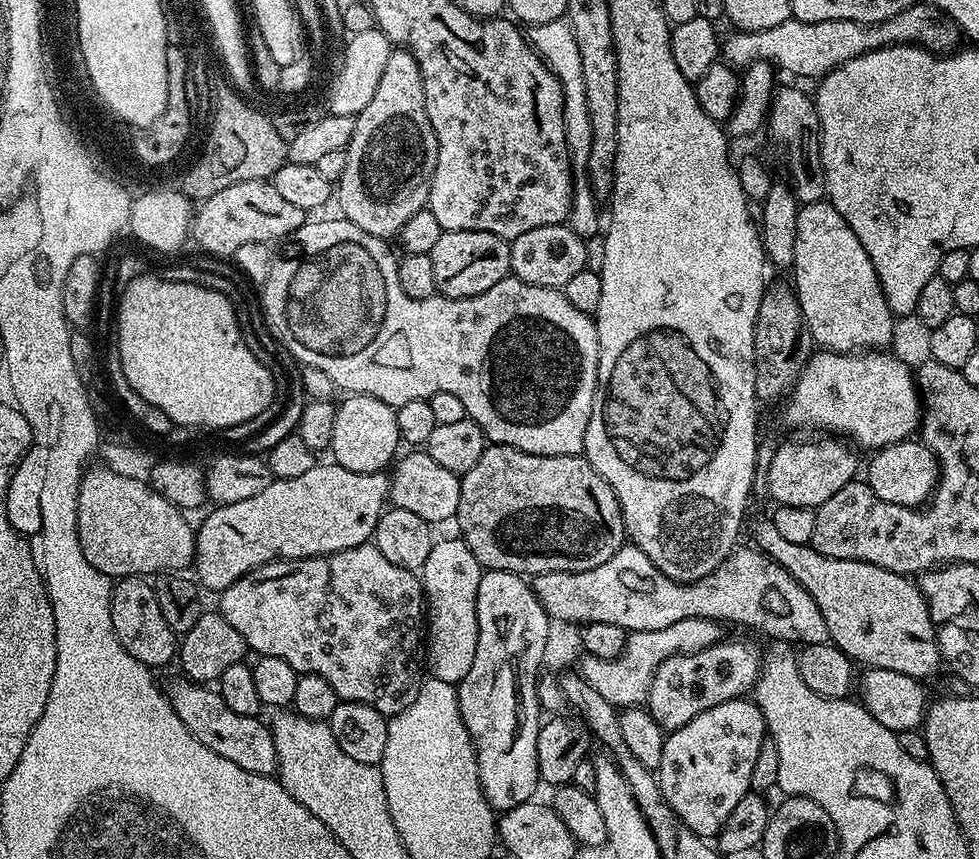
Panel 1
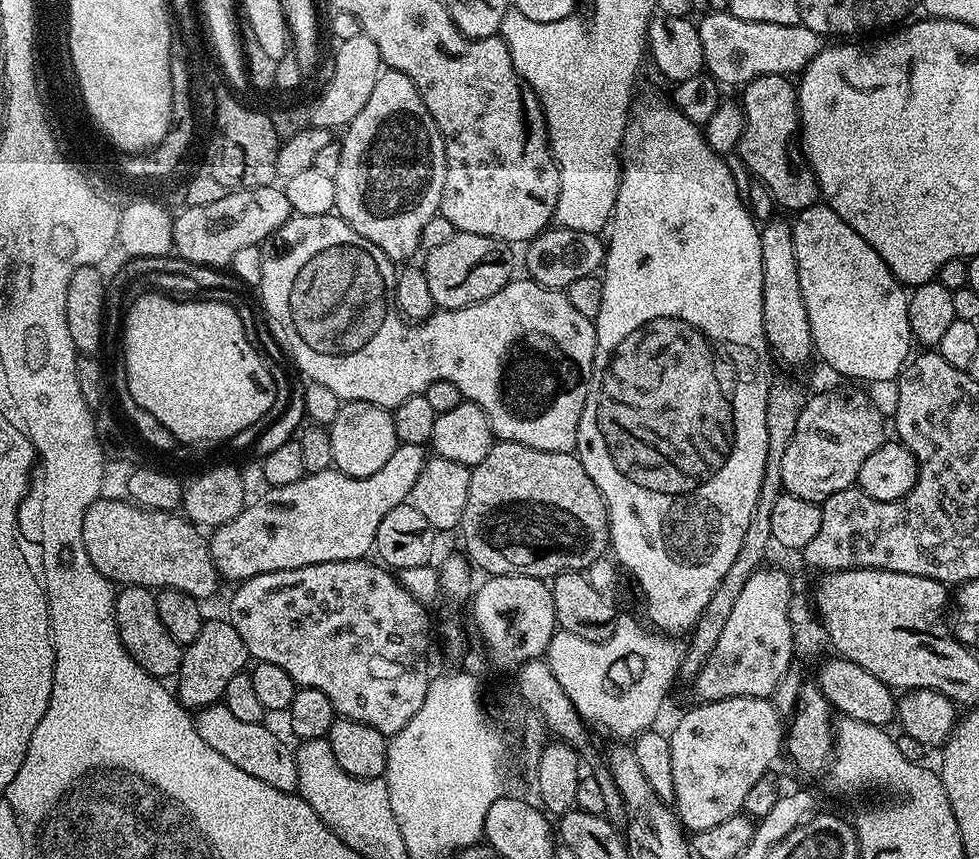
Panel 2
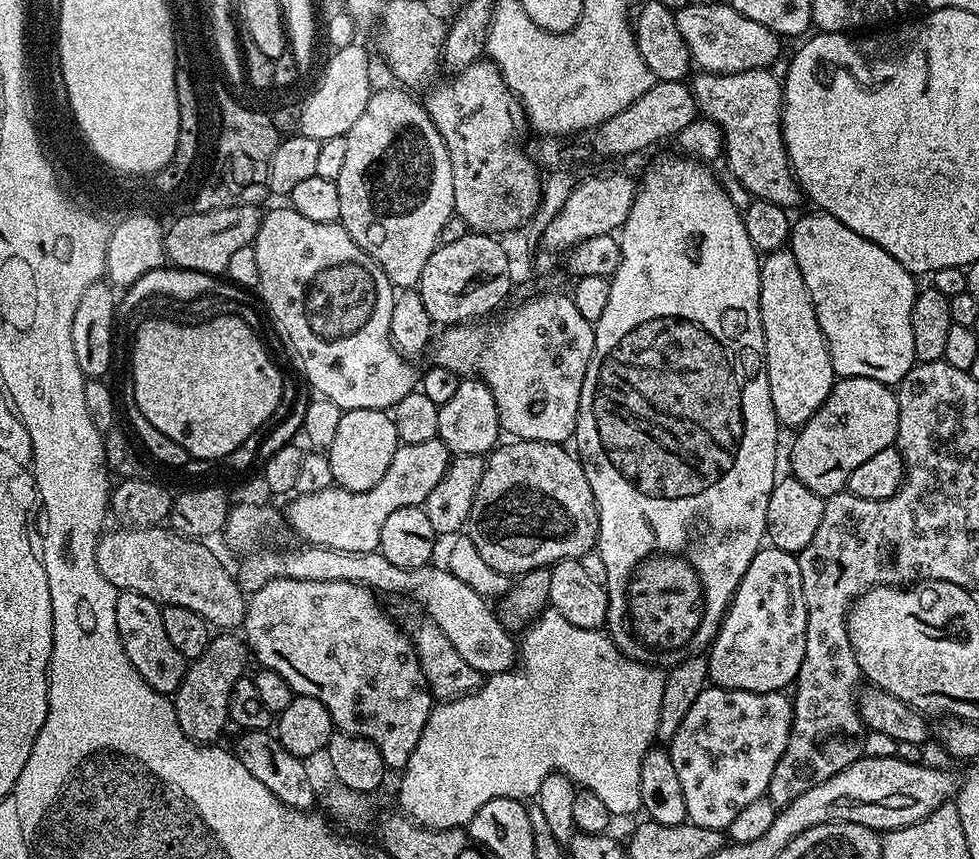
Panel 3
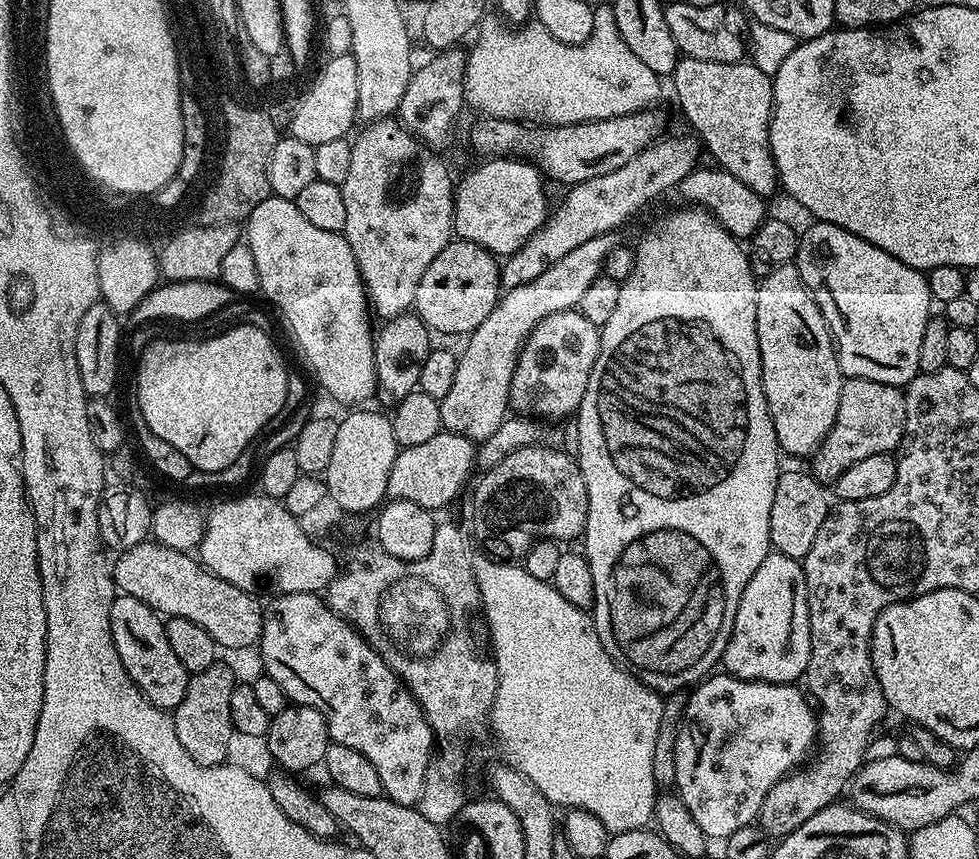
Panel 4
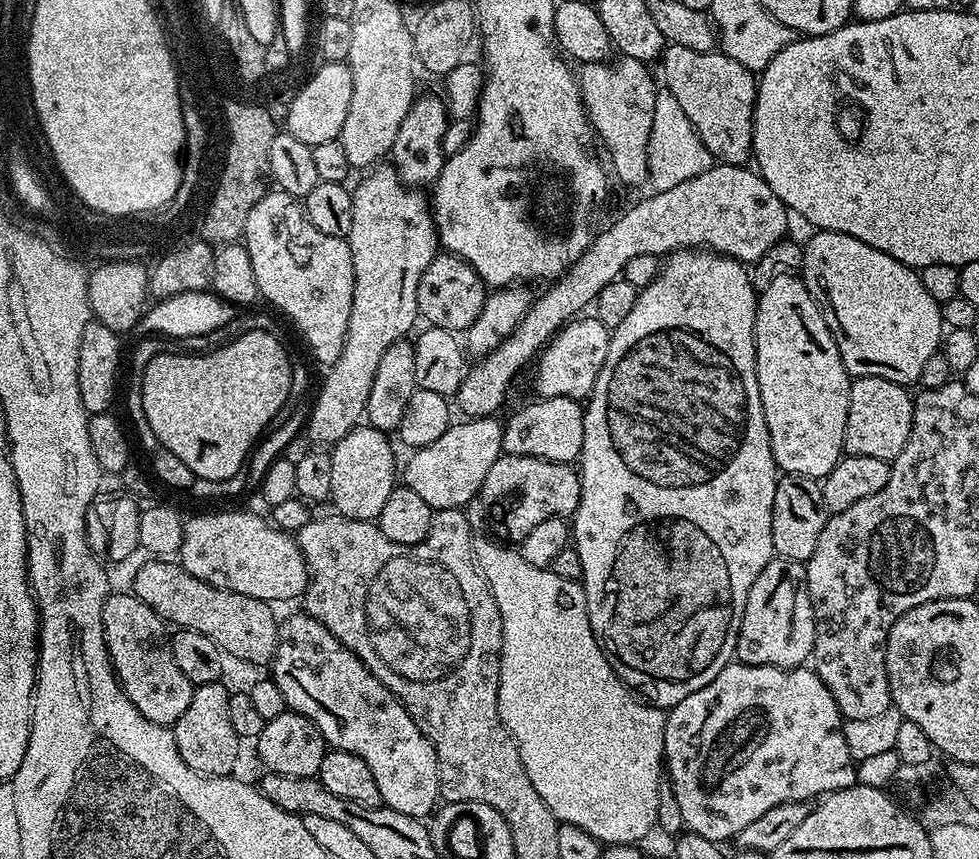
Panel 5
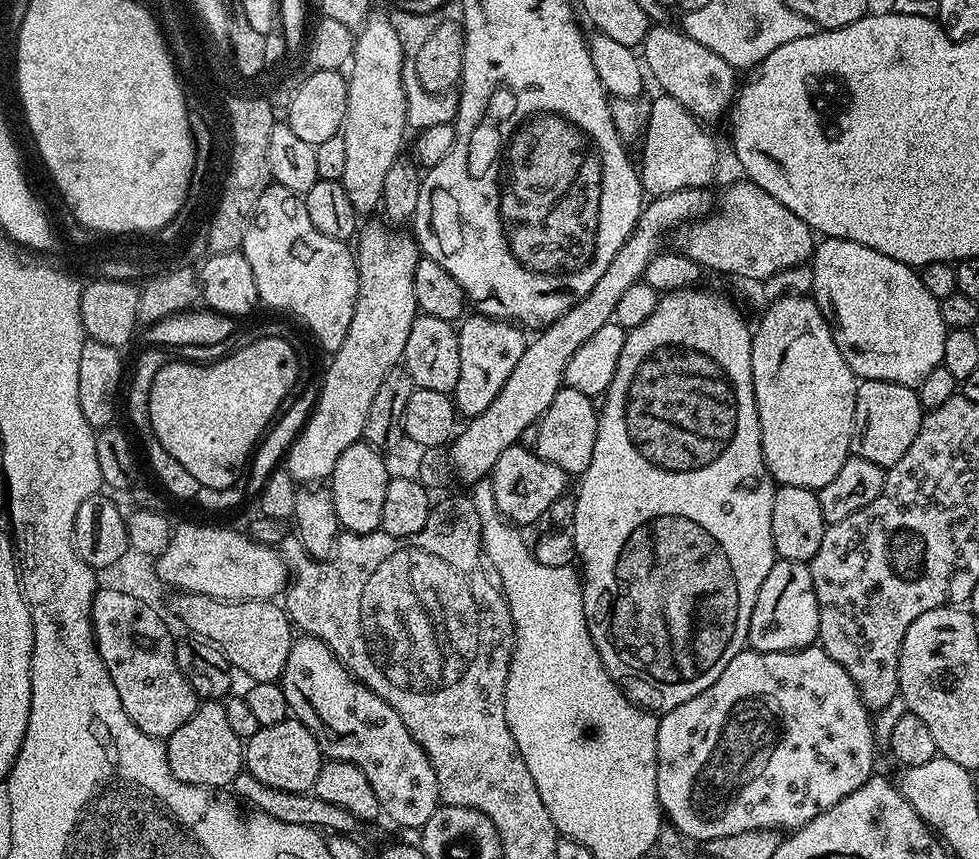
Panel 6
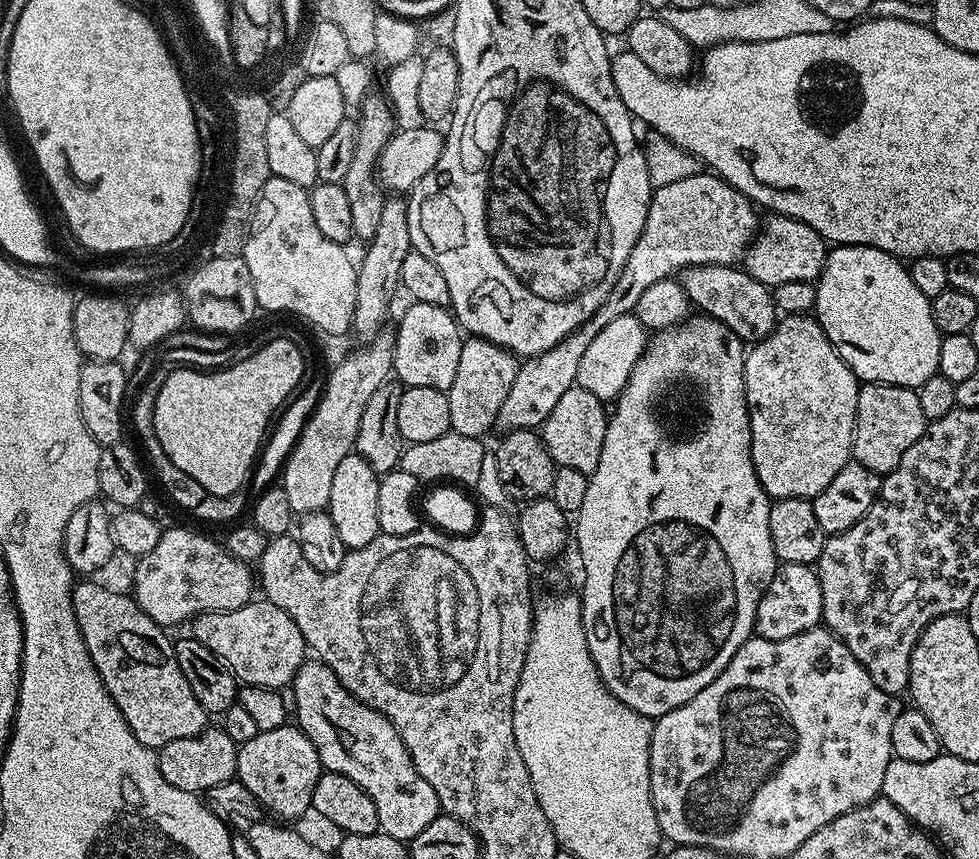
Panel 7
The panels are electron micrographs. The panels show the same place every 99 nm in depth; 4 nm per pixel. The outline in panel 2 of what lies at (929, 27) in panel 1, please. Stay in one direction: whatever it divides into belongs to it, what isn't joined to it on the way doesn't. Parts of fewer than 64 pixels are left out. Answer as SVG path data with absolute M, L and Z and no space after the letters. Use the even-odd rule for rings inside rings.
M729 11L704 16L701 21L698 31L704 66L707 75L721 86L743 86L757 80L759 76L770 74L787 77L799 74L820 53L822 47L820 35L801 23L750 22Z

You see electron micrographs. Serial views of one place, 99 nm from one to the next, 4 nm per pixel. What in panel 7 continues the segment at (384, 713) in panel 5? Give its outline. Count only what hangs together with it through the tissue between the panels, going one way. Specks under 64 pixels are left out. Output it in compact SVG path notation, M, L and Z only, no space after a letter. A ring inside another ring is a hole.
M315 658L305 659L291 686L297 703L295 723L304 731L306 738L310 738L314 750L318 750L321 769L342 774L350 778L350 782L358 782L358 786L362 786L362 790L370 794L370 802L374 802L374 810L378 810L381 832L390 834L390 838L410 842L415 836L422 834L422 830L426 830L426 826L430 826L436 816L441 815L442 809L438 794L434 794L434 786L430 786L430 782L426 782L422 774L418 774L398 730L394 730L394 726L378 710L354 698L354 694L350 694L350 690L346 690L346 686L338 682L330 666Z

